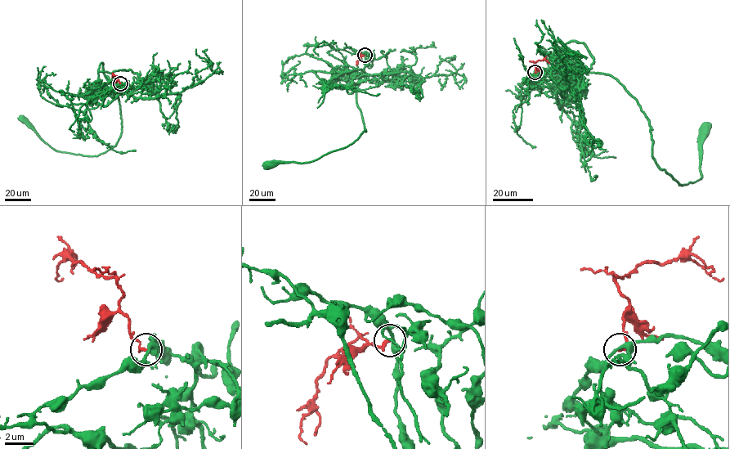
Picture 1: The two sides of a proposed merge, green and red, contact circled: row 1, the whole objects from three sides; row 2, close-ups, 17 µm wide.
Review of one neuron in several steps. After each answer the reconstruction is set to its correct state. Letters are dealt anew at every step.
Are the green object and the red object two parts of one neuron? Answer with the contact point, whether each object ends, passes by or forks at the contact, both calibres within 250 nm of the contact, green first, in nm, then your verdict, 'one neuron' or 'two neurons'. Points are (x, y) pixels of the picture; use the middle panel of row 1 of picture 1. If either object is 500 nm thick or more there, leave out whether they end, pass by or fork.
at (364, 55); green forks there; red ends there; 280 nm thick on the green side, 220 nm on the other; two neurons

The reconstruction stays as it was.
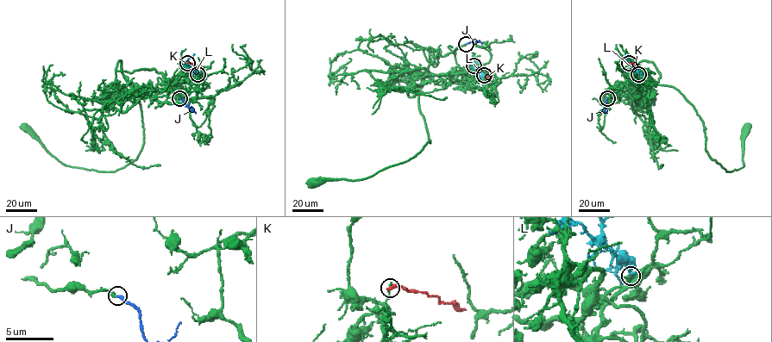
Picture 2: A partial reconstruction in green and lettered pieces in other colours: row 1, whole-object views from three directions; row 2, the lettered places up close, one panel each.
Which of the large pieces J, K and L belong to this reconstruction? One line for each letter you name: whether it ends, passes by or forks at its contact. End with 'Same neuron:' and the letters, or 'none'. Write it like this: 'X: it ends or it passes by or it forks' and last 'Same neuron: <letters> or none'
J: it ends
Same neuron: J

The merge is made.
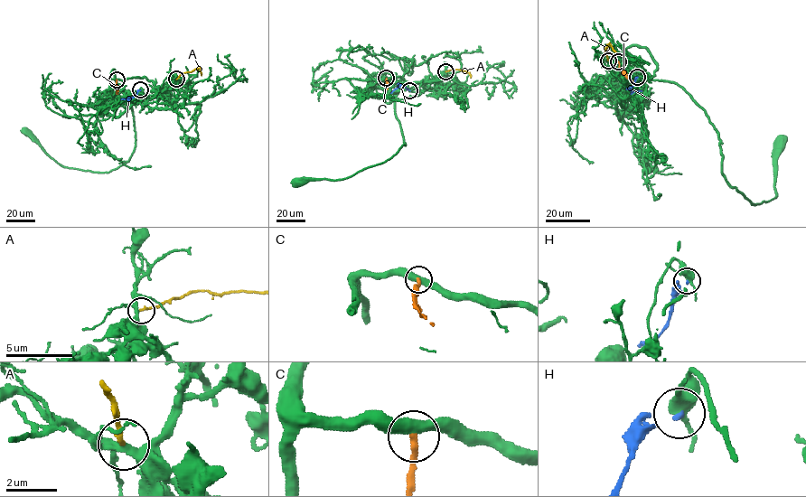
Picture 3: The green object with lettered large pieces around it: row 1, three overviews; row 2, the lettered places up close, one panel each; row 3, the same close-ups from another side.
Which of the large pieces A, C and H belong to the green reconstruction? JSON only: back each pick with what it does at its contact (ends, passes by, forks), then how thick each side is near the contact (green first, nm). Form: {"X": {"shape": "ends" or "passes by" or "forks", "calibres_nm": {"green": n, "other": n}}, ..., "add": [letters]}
{"A": {"shape": "ends", "calibres_nm": {"green": 260, "other": 170}}, "add": ["A"]}

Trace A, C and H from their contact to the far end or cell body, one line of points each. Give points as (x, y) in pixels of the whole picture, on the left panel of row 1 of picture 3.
A: (176, 79), (182, 73), (199, 68), (201, 75)
C: (117, 79), (117, 94)
H: (140, 89), (129, 99), (121, 99)

